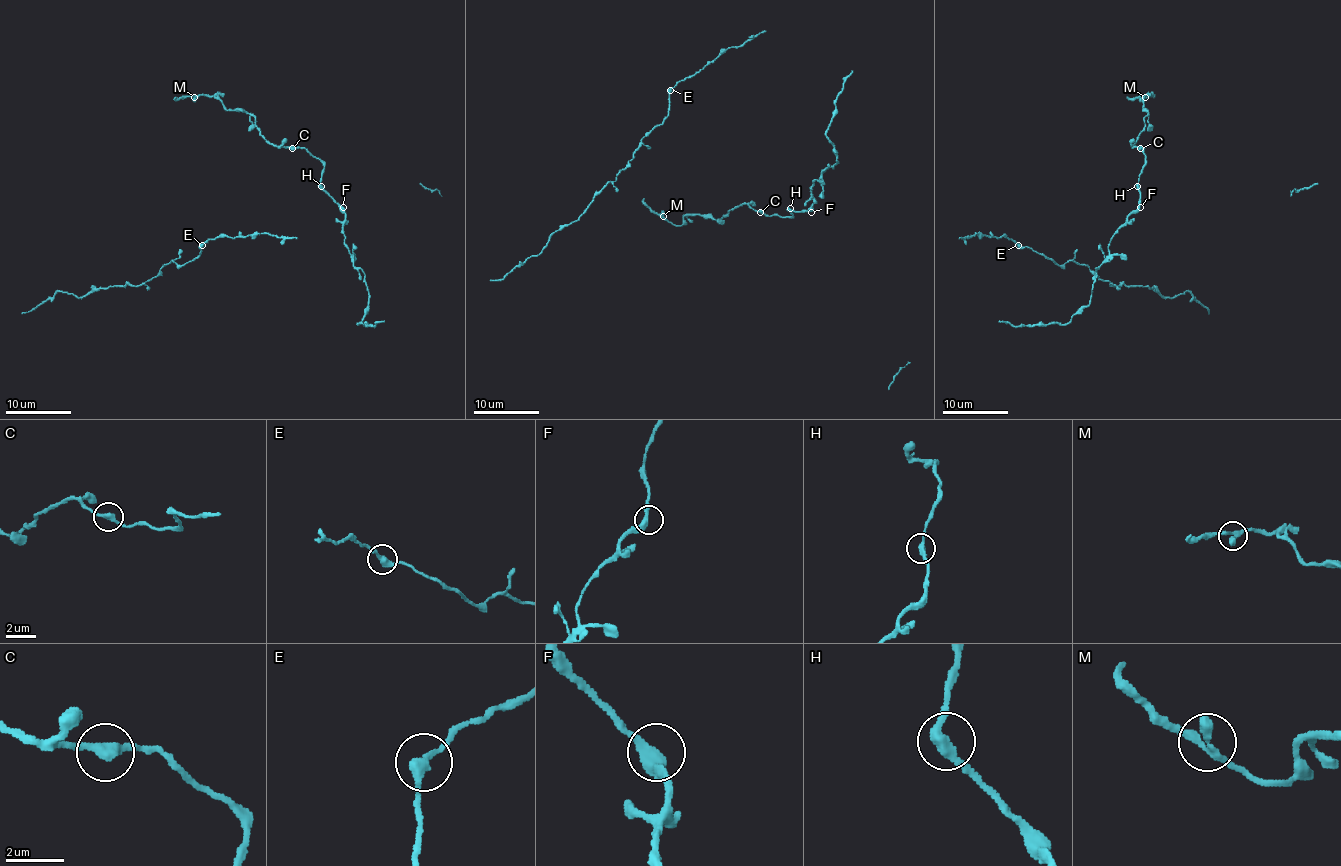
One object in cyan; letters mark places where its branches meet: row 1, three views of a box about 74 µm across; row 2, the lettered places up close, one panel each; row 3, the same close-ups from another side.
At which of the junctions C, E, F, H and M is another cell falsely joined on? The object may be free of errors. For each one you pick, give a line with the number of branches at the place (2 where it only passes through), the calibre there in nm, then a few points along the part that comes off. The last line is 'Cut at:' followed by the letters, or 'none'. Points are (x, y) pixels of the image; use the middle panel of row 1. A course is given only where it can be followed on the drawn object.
Cut at: none

